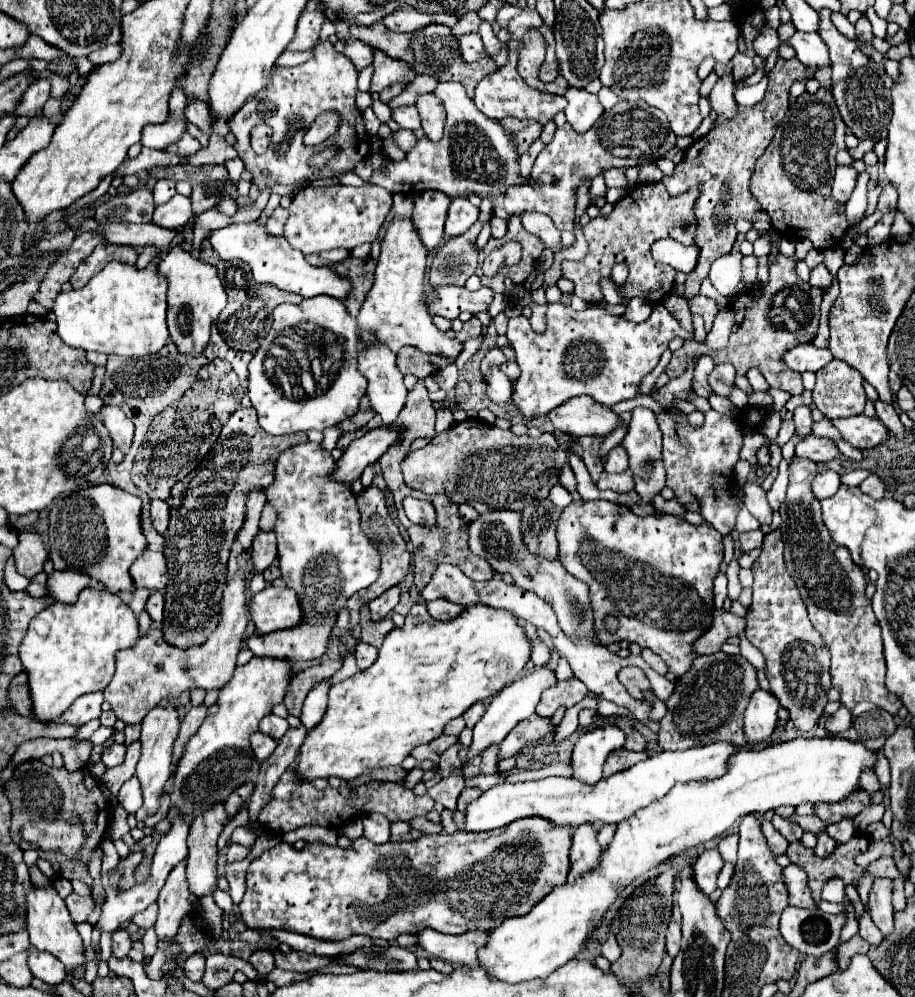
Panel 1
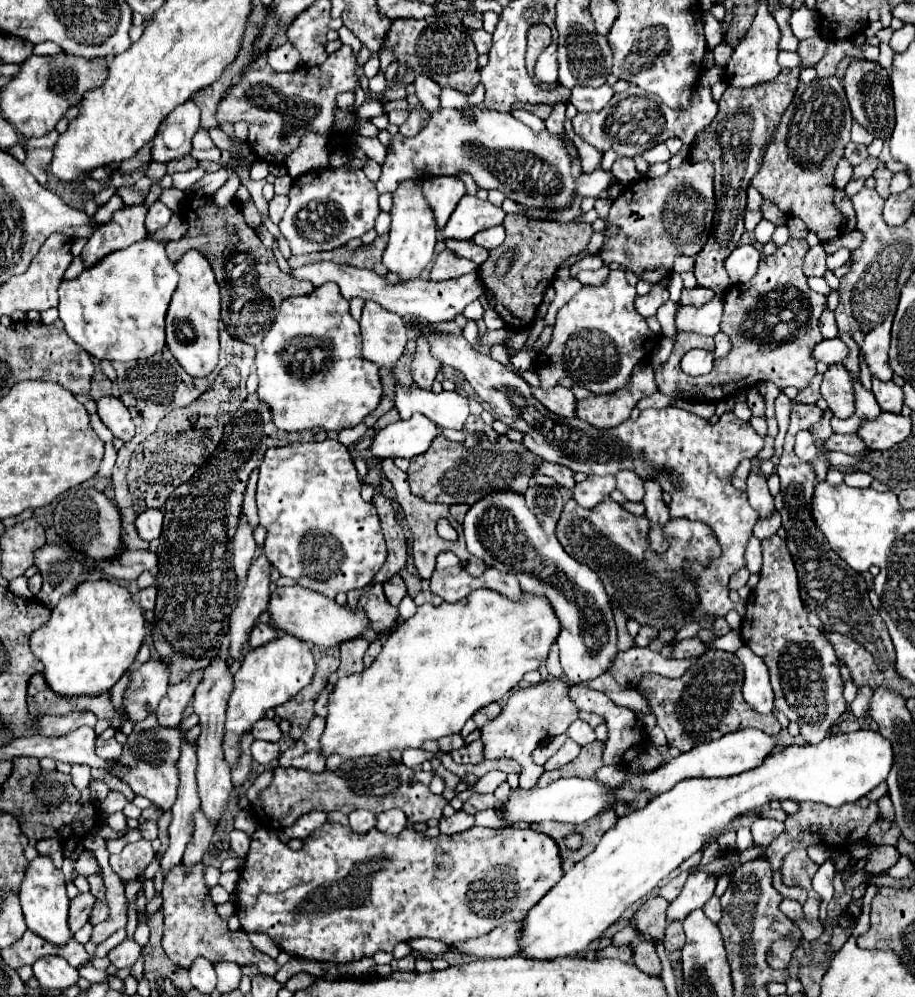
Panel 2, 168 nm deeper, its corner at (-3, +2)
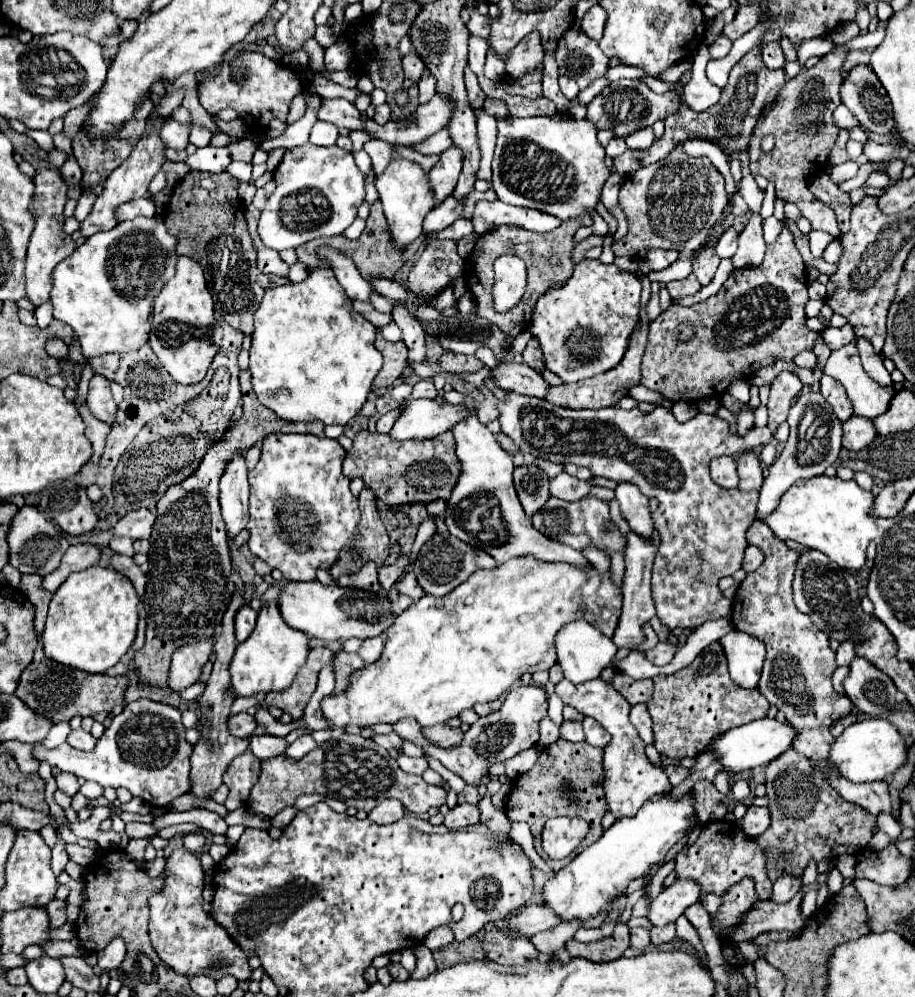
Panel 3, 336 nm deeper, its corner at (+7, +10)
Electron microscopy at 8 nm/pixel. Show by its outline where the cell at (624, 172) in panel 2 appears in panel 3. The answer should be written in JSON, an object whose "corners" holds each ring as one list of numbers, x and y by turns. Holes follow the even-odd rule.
{"corners":[[613,137,613,139,609,141,609,145,605,147,605,151,607,151,609,157,621,155,625,149,627,149,627,145,625,145,625,139,621,139,621,137]]}

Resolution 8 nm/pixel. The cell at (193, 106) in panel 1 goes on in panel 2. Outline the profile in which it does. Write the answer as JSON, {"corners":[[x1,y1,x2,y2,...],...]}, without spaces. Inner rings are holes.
{"corners":[[217,125,217,127,209,127,207,133,209,133,209,137,213,139,215,147,219,147,219,149,223,149,223,151,227,151,227,149,231,147,231,139,221,131,219,125]]}

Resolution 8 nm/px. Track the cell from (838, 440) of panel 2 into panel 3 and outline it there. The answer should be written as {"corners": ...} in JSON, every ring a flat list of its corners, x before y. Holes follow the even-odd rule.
{"corners":[[851,417,843,423,843,447,861,451,877,437,875,425,867,417]]}

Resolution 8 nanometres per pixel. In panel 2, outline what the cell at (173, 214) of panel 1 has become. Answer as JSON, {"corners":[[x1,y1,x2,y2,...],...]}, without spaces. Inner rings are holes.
{"corners":[[155,201,153,207,147,211,147,219,145,219,147,231,153,235,157,229,165,227,165,225,169,223,171,215,173,215,173,213,171,213,171,209,169,209,167,205,163,205,161,201]]}

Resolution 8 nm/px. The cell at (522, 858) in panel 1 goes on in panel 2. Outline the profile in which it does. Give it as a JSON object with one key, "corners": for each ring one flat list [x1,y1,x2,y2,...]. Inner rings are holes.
{"corners":[[325,823,323,829,313,831,305,841,303,849,291,851,273,831,257,829,251,837,251,849,245,857,245,867,239,875,237,883,237,917,241,921,241,927,245,933,267,933,283,951,303,957,303,959,315,959,315,961,333,961,333,963,347,963,361,957,371,957,377,949,391,951,395,943,409,941,413,937,431,937,445,943,453,941,465,941,471,937,481,937,483,933,489,933,491,929,499,927,499,923,505,921,521,921,525,913,547,893,551,887,563,877,563,863,559,855,559,845,545,833,537,833,531,827,519,829,519,827,505,827,499,835,489,839,473,839,473,841,461,841,461,839,449,839,449,837,429,837,424,832,415,831,413,827,403,829,399,835,383,835,377,829,371,829,369,833,353,833,351,827,343,825,331,825]]}

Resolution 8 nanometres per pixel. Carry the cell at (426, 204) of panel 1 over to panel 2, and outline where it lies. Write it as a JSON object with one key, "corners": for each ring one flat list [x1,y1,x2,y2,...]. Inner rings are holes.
{"corners":[[435,177,425,179,423,183,423,195,427,203,431,205,437,229,443,229,449,221,455,205,465,195,465,185,457,177]]}

